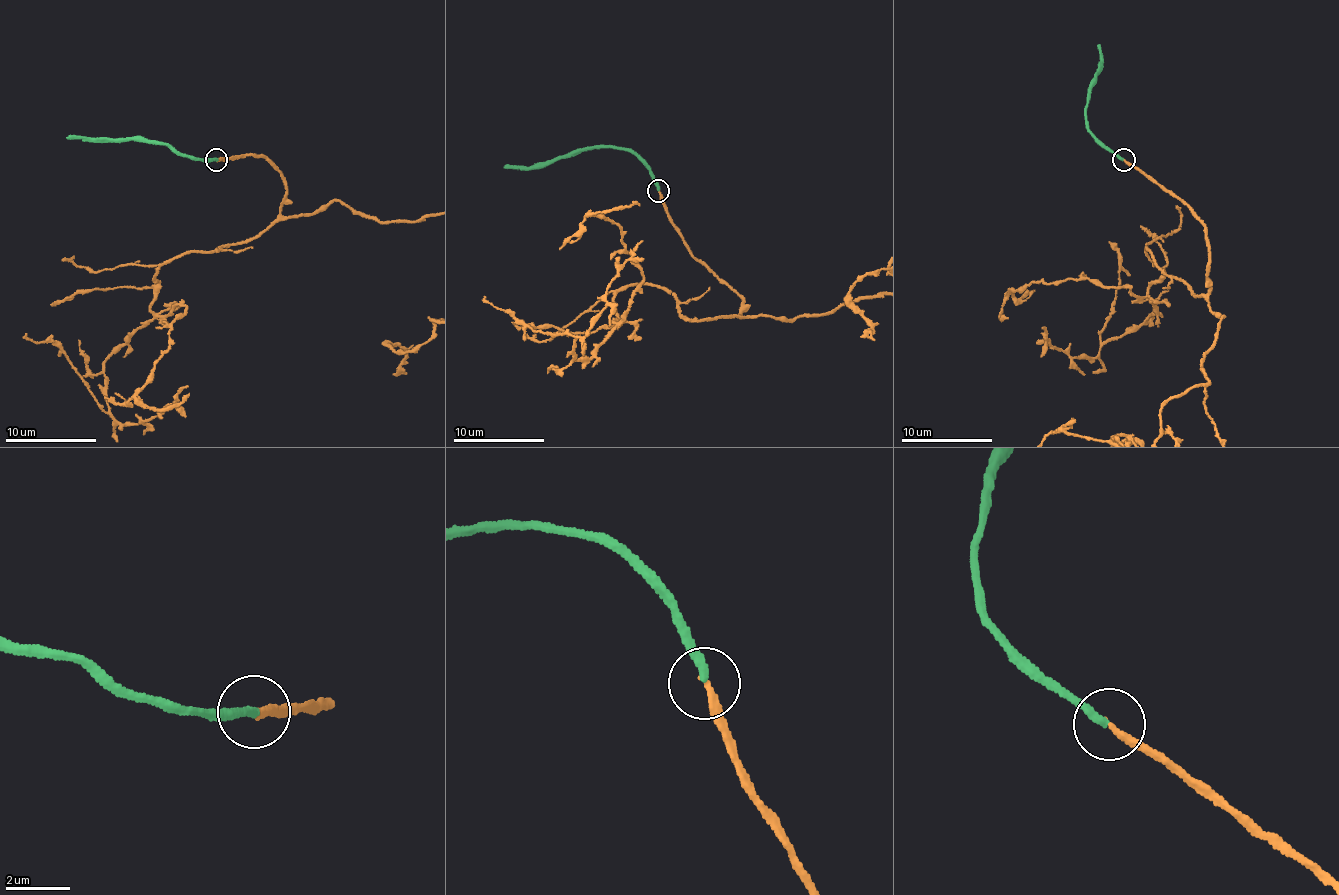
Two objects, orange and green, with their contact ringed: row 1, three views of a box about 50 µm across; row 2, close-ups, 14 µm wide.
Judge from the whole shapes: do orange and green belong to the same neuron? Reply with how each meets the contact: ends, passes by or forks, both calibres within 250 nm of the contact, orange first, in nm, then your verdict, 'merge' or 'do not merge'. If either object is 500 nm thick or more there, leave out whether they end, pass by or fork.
orange ends; green ends; calibres 220 and 280 nm; do not merge

